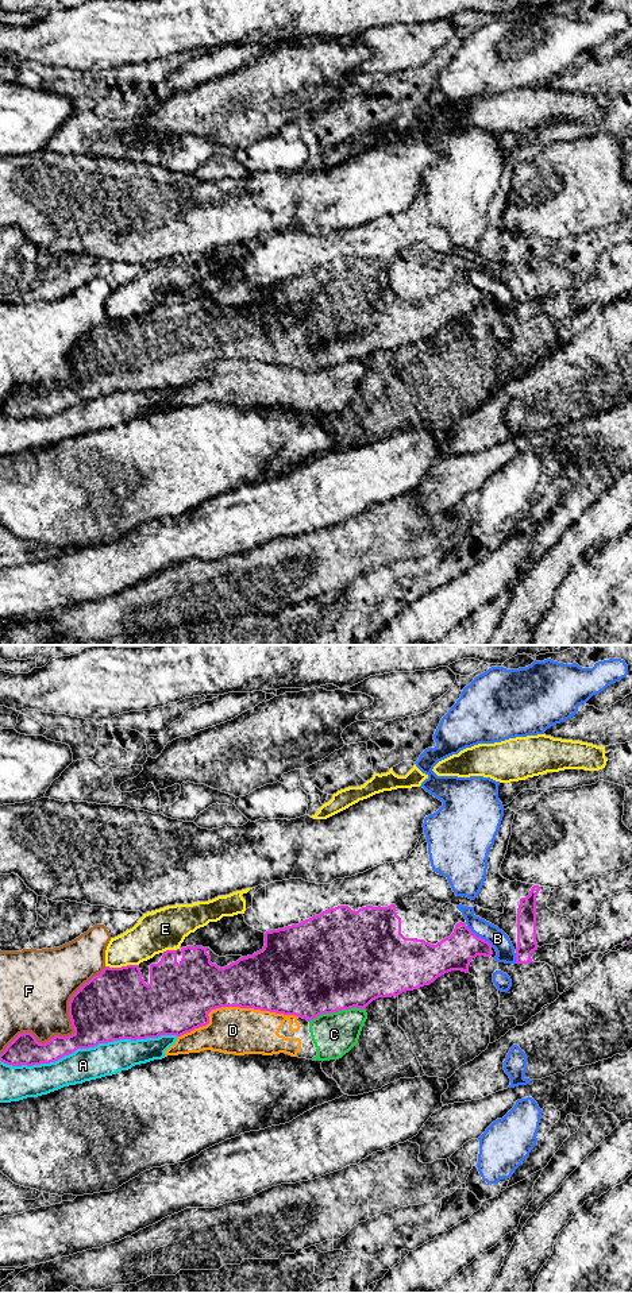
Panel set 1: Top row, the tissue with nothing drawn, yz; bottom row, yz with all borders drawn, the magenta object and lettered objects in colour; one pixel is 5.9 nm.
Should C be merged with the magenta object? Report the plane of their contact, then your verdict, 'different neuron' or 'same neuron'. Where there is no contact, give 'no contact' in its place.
yz | different neuron

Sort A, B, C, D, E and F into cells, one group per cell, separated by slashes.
A / B / C D / E / F

